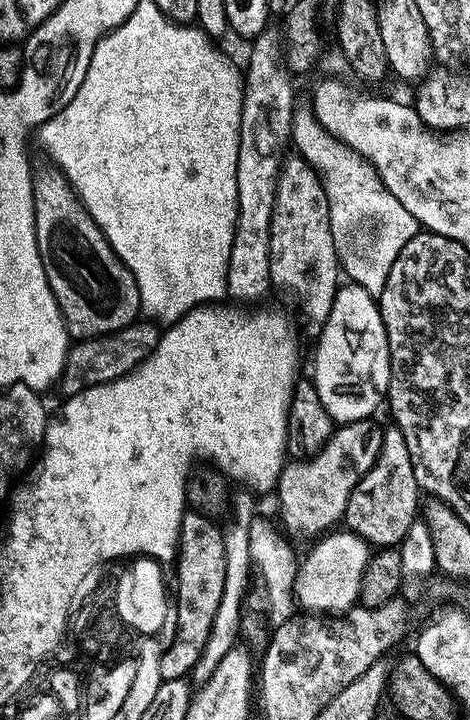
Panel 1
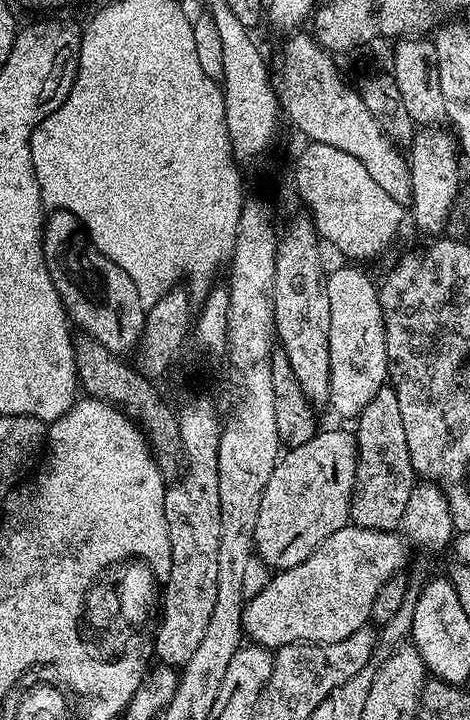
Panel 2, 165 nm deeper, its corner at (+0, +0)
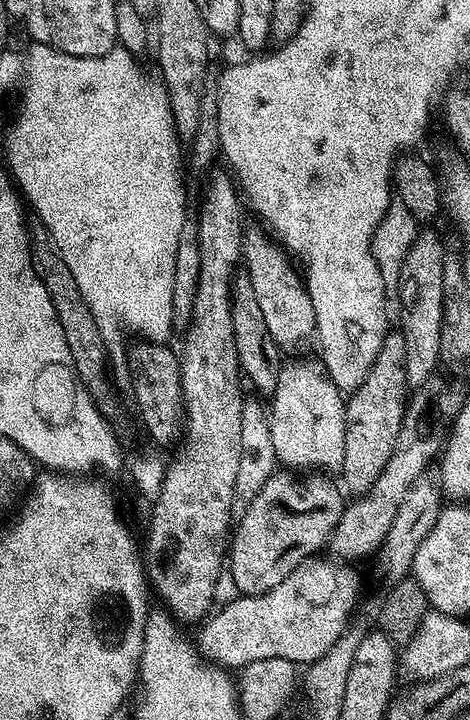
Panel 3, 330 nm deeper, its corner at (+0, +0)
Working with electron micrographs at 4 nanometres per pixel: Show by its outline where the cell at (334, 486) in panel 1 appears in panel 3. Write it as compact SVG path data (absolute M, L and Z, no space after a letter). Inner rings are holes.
M287 471L278 472L259 485L256 497L249 502L240 525L238 520L230 536L226 572L234 580L240 596L256 596L274 590L300 563L315 557L319 548L327 545L346 507L346 500L328 492L326 485L312 484L303 496Z

